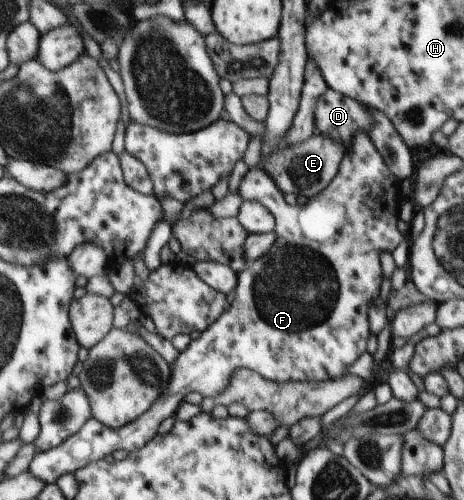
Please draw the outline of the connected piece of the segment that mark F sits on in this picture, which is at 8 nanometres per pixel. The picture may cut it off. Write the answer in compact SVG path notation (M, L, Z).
M362 131L354 136L352 147L344 154L339 172L331 184L317 196L311 197L305 206L288 204L282 190L261 166L249 168L239 184L238 193L244 200L264 204L273 213L276 220L275 244L267 254L252 261L245 271L238 273L233 303L213 324L194 335L189 346L179 353L170 365L170 377L163 394L144 413L118 429L106 427L91 418L77 434L59 446L36 453L27 471L42 483L56 483L65 473L73 475L76 470L105 458L107 454L113 454L115 450L132 453L143 448L157 434L159 424L175 414L189 393L216 398L229 384L233 371L241 367L250 368L266 379L277 382L319 382L343 376L346 368L367 350L367 339L371 334L368 310L372 300L380 294L384 279L379 256L385 250L392 252L404 240L397 229L399 208L404 199L399 180L390 174L369 136Z

